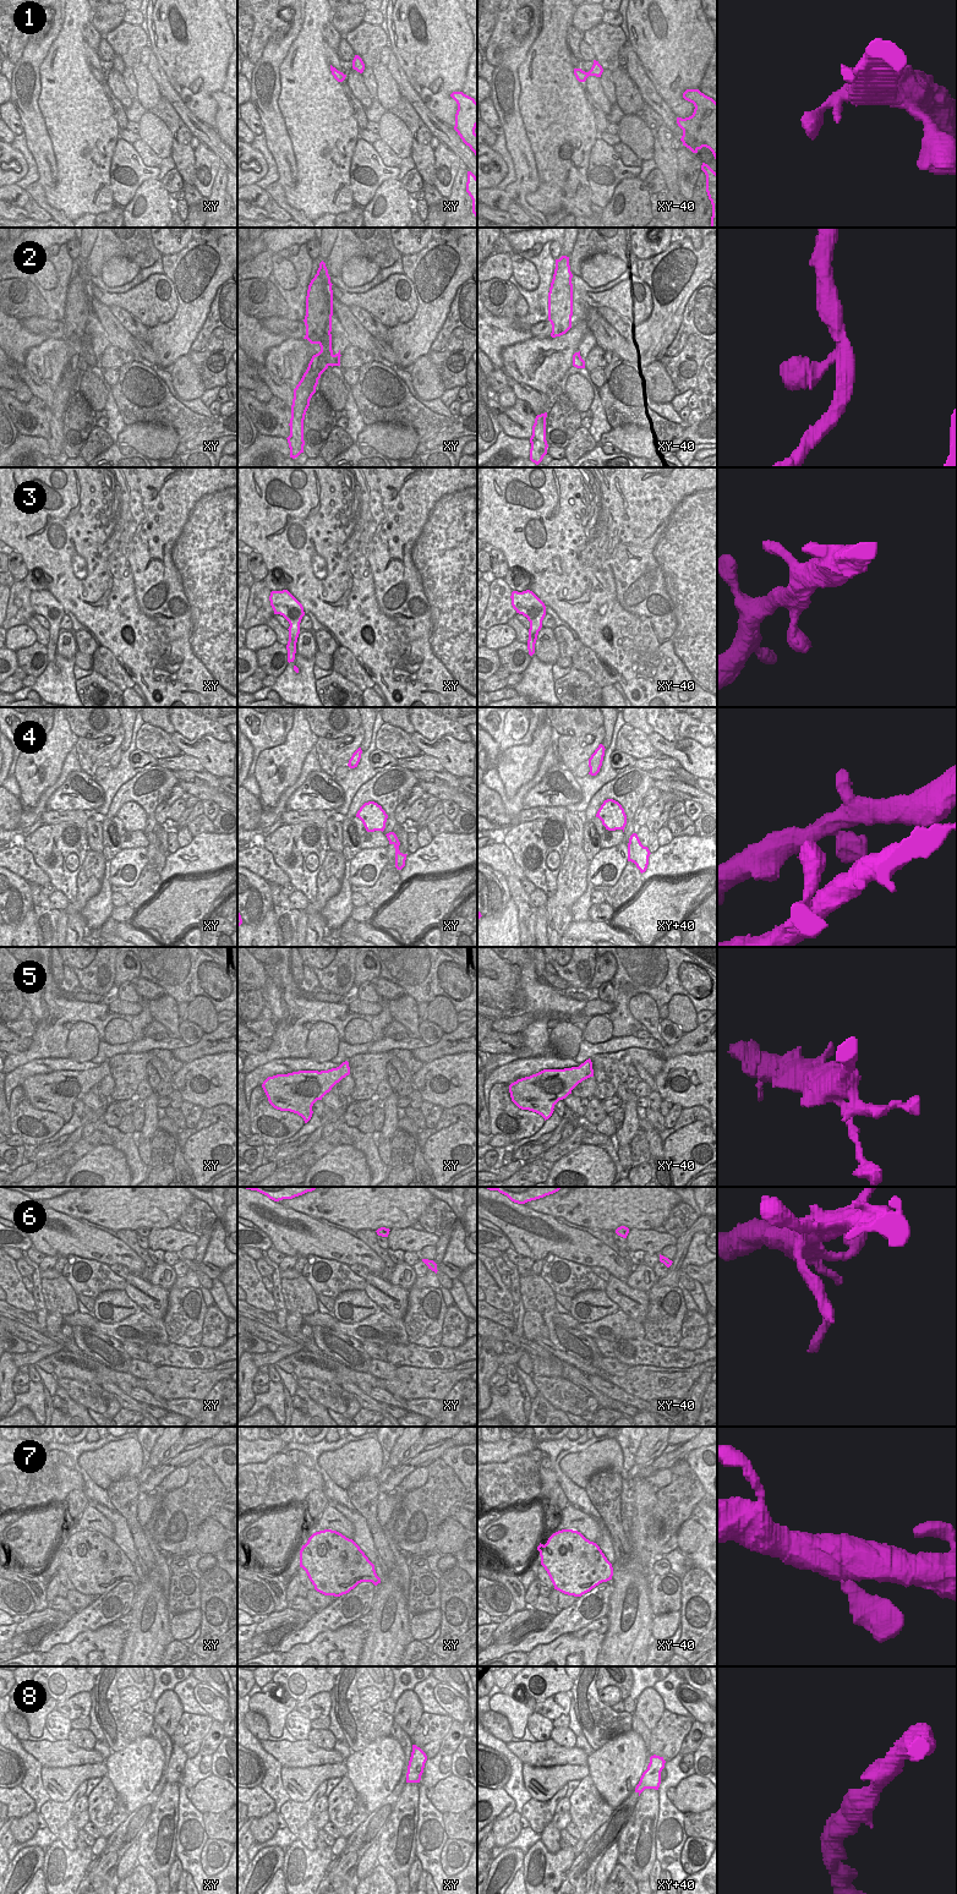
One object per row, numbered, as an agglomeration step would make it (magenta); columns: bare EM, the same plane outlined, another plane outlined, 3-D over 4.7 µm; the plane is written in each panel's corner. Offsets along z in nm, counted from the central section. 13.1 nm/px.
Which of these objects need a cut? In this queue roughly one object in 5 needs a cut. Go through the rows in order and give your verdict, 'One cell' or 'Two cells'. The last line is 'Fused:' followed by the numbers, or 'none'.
1: One cell
2: Two cells
3: One cell
4: One cell
5: One cell
6: One cell
7: One cell
8: One cell
Fused: 2.

